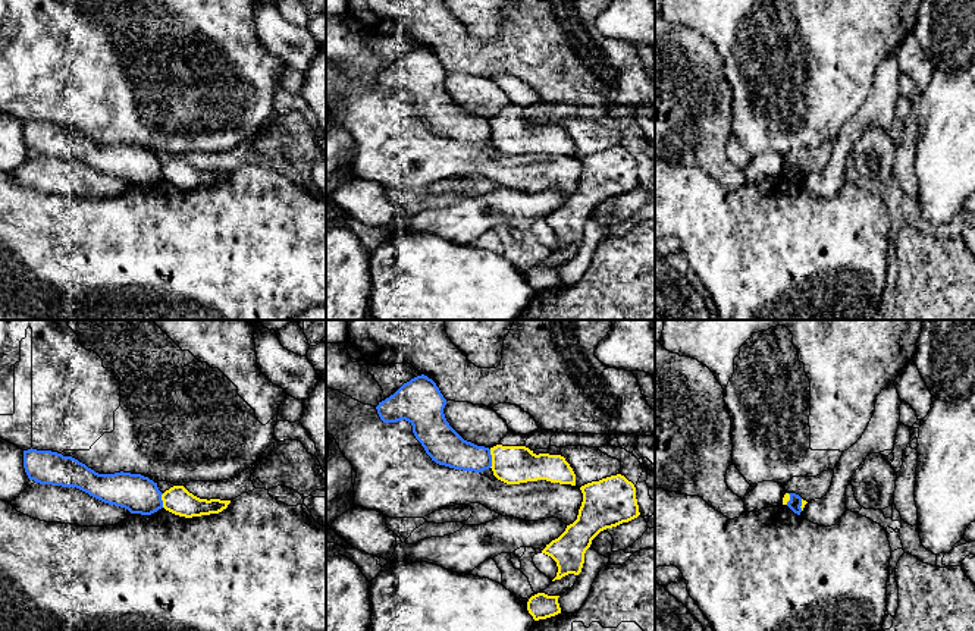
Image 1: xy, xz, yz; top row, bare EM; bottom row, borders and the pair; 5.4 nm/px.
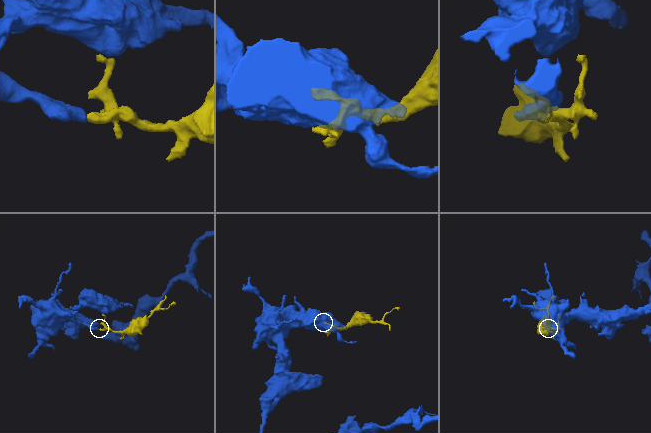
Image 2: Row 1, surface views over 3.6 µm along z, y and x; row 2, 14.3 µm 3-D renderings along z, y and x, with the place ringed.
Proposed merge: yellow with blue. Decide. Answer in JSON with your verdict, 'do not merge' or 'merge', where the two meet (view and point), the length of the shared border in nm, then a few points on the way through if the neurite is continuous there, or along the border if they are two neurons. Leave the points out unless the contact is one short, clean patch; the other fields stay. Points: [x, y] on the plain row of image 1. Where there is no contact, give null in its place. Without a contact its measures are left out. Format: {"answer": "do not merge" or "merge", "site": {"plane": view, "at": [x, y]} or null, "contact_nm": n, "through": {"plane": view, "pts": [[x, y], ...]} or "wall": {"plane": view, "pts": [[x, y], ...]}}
{"answer": "do not merge", "site": {"plane": "xz", "at": [492, 129]}, "contact_nm": 100}

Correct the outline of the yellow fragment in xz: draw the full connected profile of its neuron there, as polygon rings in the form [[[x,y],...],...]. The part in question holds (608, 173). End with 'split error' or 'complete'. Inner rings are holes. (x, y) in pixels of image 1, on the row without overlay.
[[[621,145],[587,154],[580,161],[583,173],[577,191],[542,222],[557,233],[558,244],[552,252],[568,245],[579,247],[584,225],[601,203],[640,186],[636,158]]]; complete

